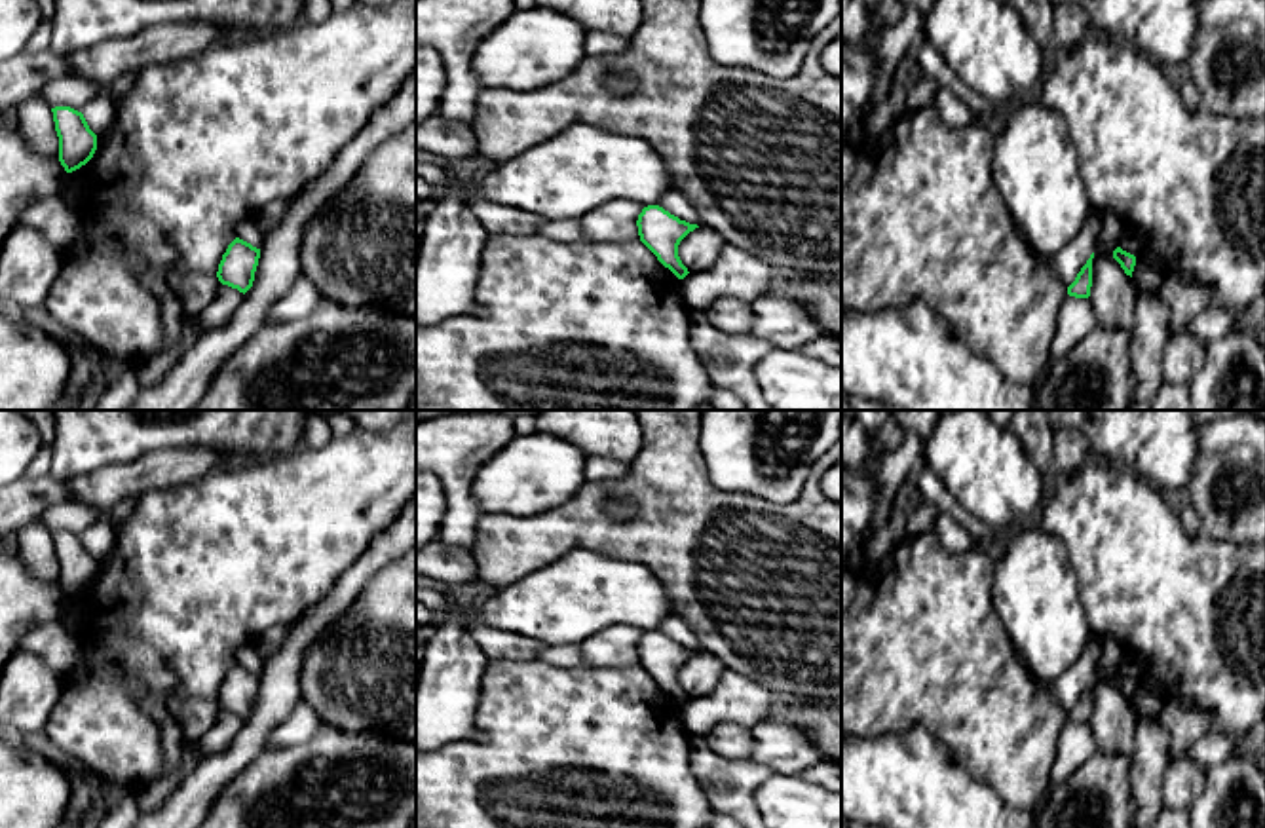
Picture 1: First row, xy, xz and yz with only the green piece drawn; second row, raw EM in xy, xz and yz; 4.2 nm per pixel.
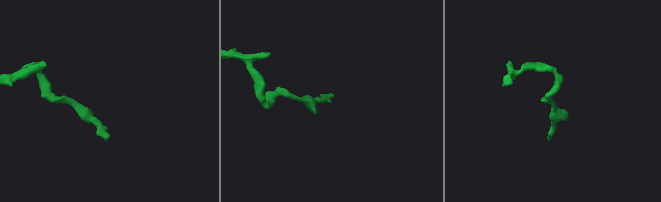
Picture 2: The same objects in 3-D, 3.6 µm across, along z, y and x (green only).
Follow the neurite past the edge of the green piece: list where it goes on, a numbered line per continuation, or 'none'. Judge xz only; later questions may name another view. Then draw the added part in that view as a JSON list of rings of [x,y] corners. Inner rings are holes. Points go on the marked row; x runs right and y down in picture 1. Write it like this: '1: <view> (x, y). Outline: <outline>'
none

